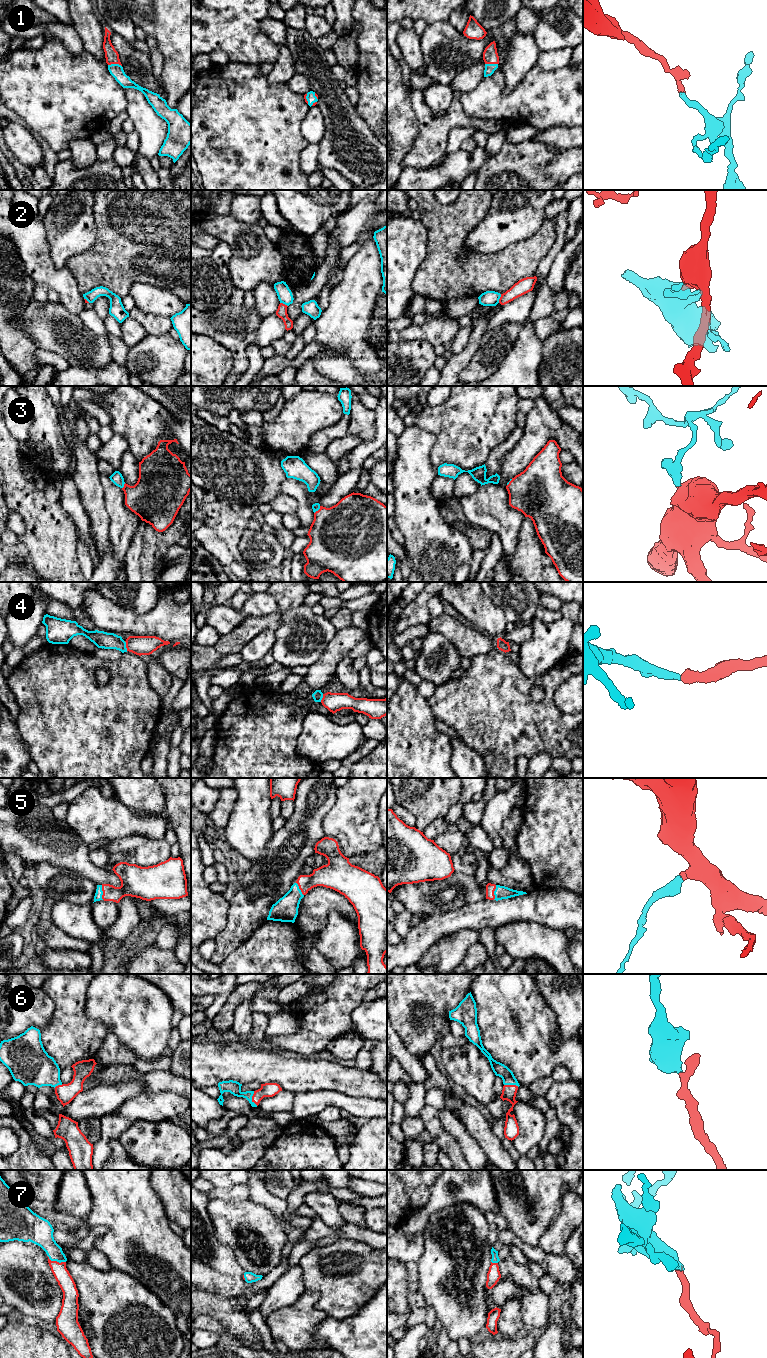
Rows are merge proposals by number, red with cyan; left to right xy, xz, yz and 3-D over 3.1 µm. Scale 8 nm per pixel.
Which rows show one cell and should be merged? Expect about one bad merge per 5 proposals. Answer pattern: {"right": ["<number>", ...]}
{"right": ["1", "3", "4", "5", "6", "7"]}

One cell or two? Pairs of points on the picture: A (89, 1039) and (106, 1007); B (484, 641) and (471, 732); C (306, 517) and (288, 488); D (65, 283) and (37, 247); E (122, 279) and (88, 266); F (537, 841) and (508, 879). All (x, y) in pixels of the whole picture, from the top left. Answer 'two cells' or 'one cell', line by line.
A: two cells
B: two cells
C: one cell
D: one cell
E: one cell
F: two cells

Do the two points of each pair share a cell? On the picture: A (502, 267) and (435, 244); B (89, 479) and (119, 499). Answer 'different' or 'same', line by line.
A: same
B: different

